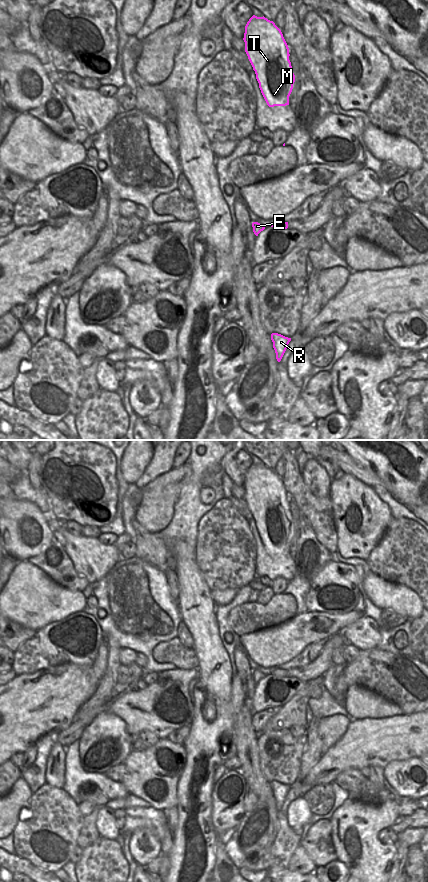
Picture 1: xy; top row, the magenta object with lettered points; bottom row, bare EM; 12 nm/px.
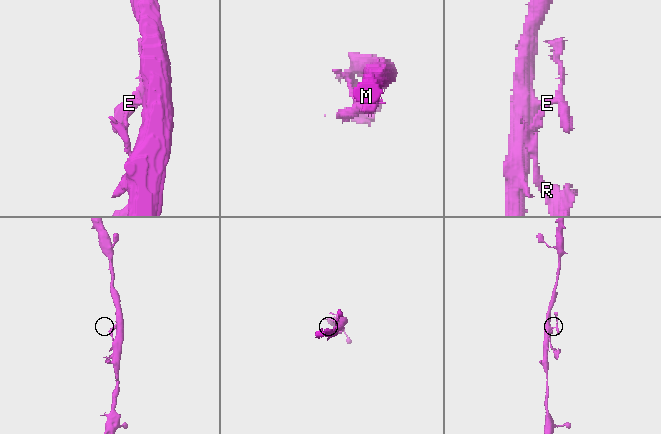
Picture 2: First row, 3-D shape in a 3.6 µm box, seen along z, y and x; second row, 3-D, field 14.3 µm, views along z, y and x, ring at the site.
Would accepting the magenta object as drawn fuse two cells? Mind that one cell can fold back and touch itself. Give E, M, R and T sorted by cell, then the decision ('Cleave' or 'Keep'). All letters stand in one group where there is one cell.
Groups: E M R T. Keep

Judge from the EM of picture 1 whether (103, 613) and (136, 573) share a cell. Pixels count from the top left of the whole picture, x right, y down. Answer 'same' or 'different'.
different

